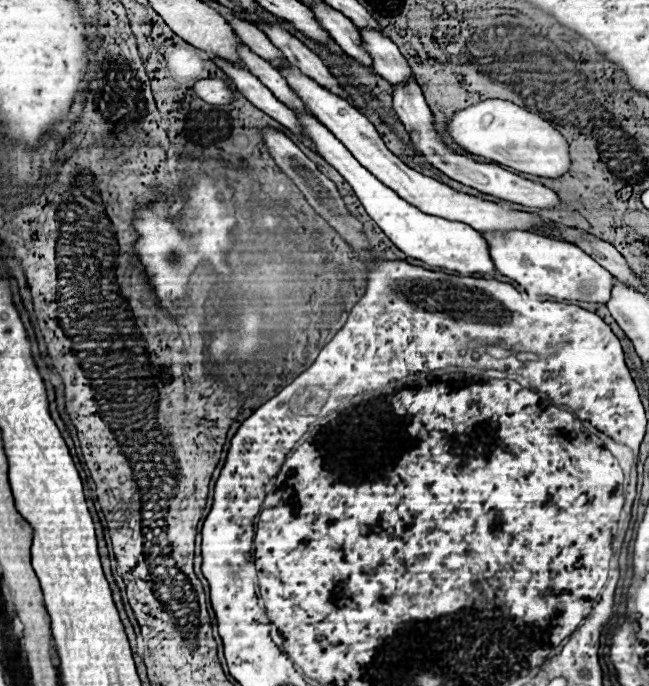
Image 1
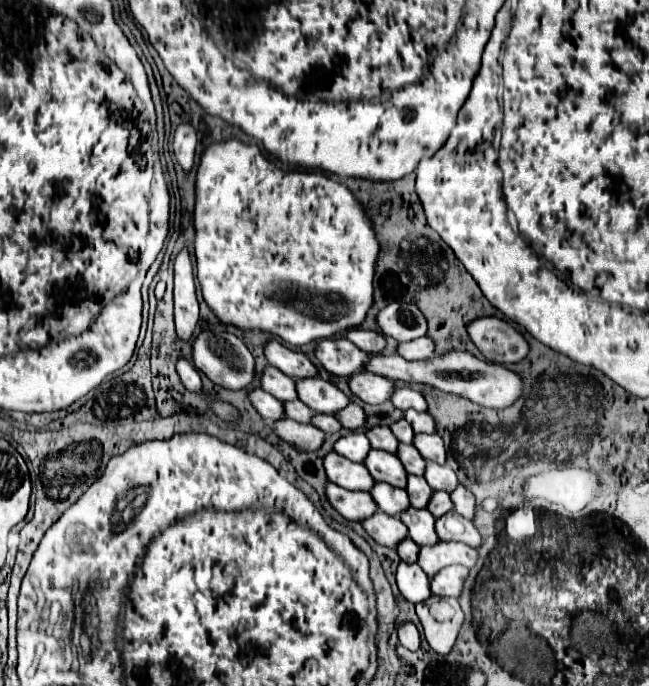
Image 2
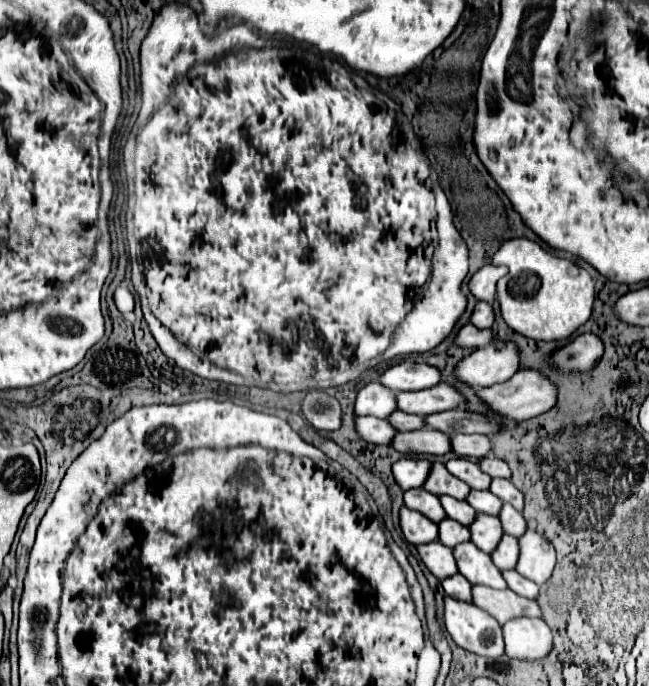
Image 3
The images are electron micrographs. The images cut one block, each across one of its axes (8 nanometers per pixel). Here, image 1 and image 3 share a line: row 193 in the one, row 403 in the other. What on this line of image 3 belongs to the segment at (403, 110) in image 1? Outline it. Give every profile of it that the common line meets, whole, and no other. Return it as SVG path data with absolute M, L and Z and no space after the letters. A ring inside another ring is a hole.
M520 370L510 380L502 382L502 384L494 384L490 388L480 388L476 392L476 396L480 398L480 402L484 406L488 406L488 410L492 414L498 414L502 418L510 418L514 422L522 422L522 420L534 418L534 416L550 410L556 402L556 388L542 372Z

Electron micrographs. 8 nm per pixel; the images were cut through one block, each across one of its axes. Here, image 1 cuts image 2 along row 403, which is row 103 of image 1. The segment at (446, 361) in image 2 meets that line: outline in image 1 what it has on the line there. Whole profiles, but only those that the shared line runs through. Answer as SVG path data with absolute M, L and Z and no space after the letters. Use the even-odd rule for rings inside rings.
M492 98L476 102L452 114L444 124L448 136L468 154L492 160L494 164L540 178L560 178L570 170L566 138L544 118L508 100Z

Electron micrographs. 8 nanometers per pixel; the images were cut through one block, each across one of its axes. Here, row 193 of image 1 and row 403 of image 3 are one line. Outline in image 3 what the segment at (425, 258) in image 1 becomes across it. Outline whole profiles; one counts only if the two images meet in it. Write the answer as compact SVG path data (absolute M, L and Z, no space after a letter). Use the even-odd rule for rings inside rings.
M378 382L366 384L362 390L356 394L356 404L354 404L354 414L356 416L376 416L376 418L386 418L392 414L396 408L394 402L394 392L386 390Z

